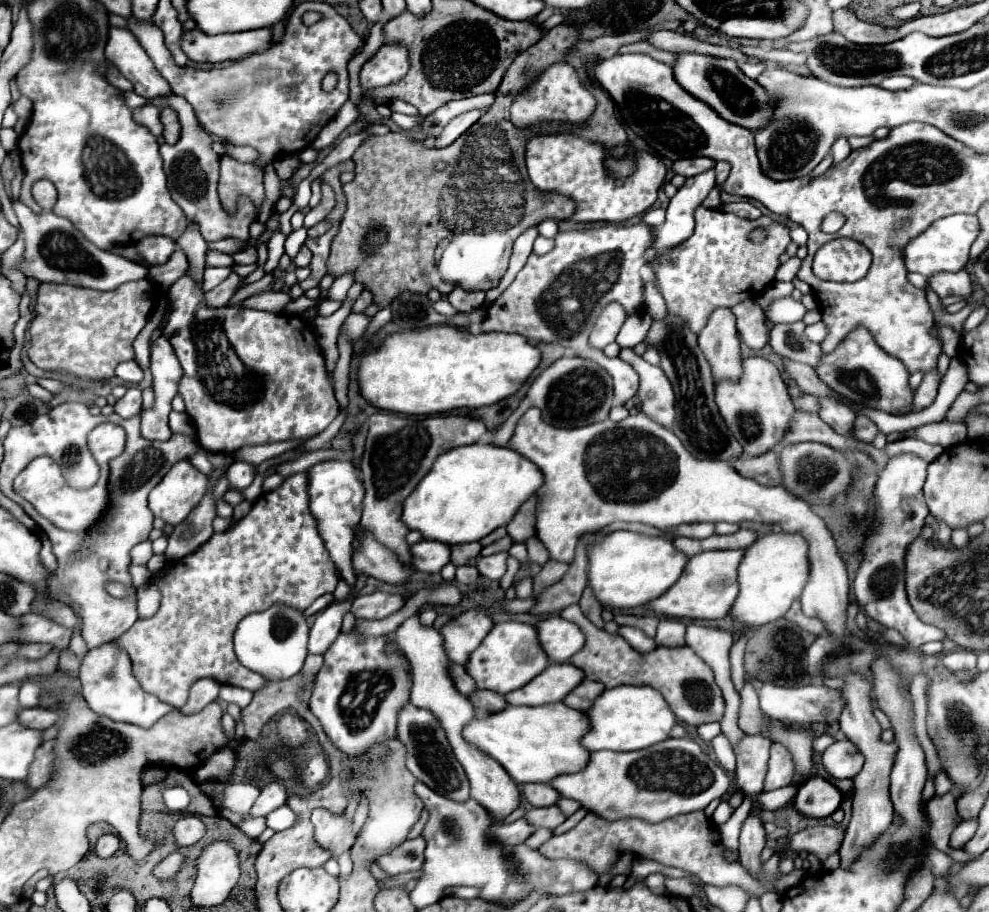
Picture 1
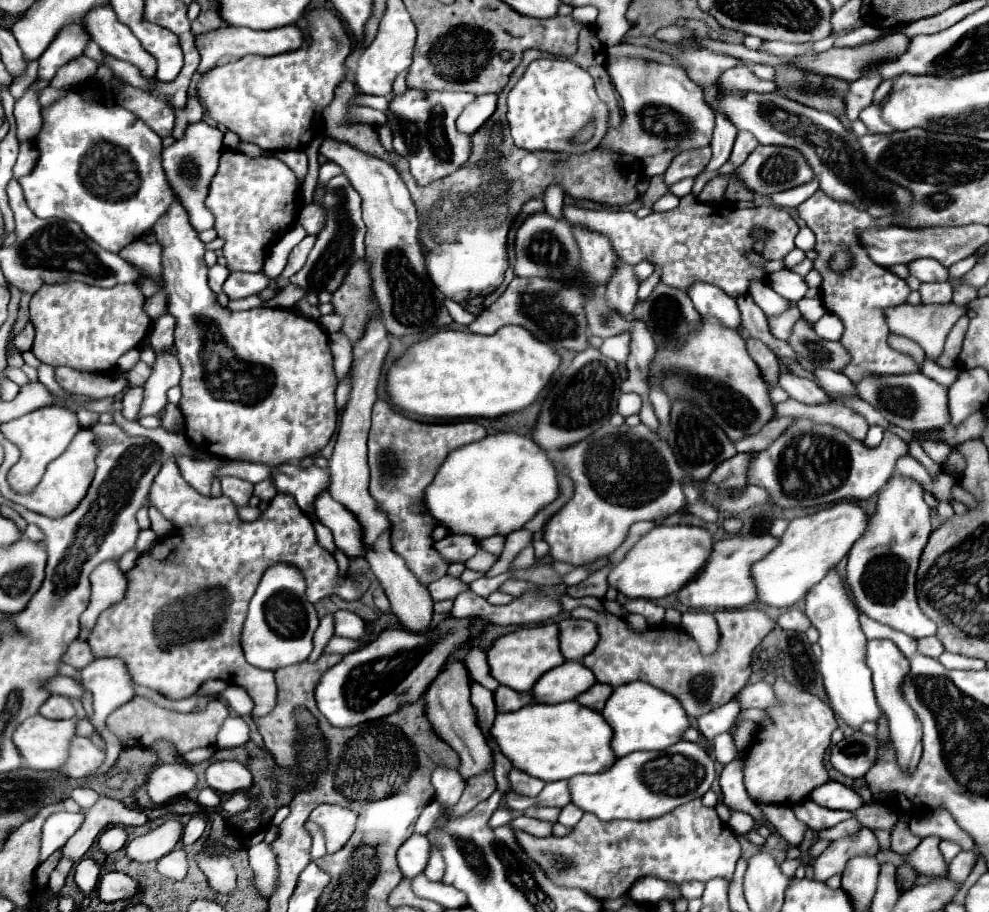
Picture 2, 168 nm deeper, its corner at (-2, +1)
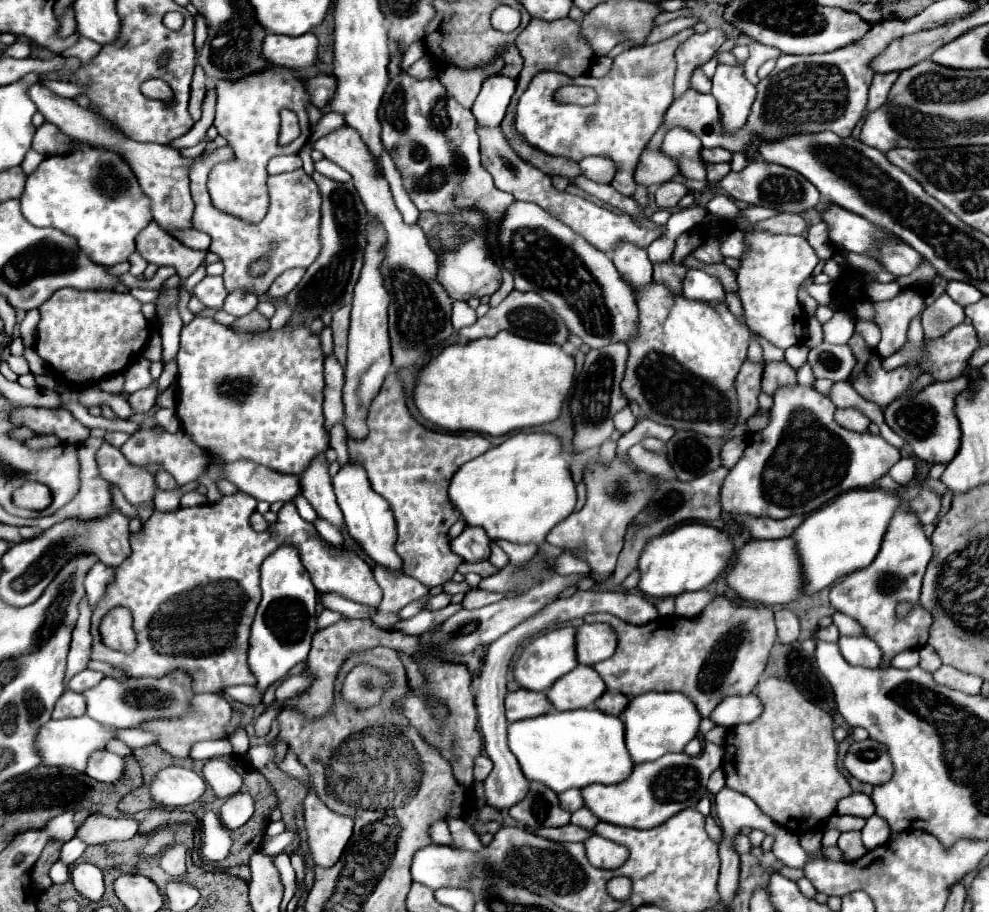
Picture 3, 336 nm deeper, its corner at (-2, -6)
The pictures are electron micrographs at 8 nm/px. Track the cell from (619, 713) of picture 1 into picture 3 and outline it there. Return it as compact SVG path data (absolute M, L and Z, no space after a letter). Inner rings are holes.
M644 692L630 698L624 714L620 714L624 722L626 748L634 764L656 760L668 752L682 752L684 746L698 734L700 714L696 706L680 692Z

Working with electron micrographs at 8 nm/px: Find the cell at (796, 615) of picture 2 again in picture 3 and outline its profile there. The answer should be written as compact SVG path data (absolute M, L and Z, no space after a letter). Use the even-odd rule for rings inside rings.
M778 610L776 616L776 628L778 628L778 640L782 644L792 644L798 640L800 634L800 622L790 610Z

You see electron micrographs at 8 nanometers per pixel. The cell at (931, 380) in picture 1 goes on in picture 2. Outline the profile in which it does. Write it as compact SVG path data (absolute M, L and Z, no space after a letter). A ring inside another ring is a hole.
M904 303L904 305L896 305L896 307L888 307L884 311L884 315L886 315L888 329L892 333L898 333L898 335L914 339L924 349L924 353L930 359L936 361L938 355L942 353L946 335L950 333L950 329L954 327L954 323L962 315L966 315L966 307L960 307L956 303L946 303L946 305L938 305L938 303L932 303L932 305L908 305L908 303Z

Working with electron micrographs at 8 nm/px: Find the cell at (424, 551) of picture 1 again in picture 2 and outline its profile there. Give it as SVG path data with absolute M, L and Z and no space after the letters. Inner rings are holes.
M450 533L442 541L436 541L434 547L450 563L464 563L478 551L478 541L476 537L460 537L458 533Z

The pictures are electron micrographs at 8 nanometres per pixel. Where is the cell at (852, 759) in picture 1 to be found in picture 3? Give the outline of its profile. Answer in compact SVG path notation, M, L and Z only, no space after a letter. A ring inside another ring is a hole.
M872 738L864 742L854 742L848 748L844 766L850 772L850 776L872 786L884 784L892 776L892 762L888 760L888 750L884 748L884 744Z

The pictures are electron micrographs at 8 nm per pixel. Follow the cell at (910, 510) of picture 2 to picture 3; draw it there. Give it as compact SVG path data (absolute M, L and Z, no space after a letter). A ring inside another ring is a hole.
M910 506L896 508L888 532L882 538L882 546L878 556L872 560L870 566L850 572L842 582L834 584L830 590L830 604L858 620L866 636L872 638L884 652L884 662L882 668L890 664L890 660L908 648L922 648L928 642L928 630L932 624L932 616L924 612L924 608L918 606L920 598L920 586L922 586L922 576L926 572L926 566L932 558L932 544L924 534L924 526L916 512ZM900 602L910 602L912 610L904 620L898 620L896 606Z

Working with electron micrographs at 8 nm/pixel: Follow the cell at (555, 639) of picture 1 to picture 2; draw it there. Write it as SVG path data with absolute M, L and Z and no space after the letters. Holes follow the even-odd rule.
M586 619L560 621L560 649L566 659L584 659L598 643L598 627Z

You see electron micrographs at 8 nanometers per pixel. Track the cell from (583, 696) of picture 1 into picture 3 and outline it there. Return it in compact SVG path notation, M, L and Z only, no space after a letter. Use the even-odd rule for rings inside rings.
M604 692L604 694L594 702L594 708L598 708L598 710L604 712L604 714L610 714L610 716L620 716L620 712L626 708L628 700L630 700L630 698L624 696L624 694Z

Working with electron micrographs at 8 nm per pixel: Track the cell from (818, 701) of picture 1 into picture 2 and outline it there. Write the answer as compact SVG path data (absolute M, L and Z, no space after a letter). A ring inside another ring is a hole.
M754 683L754 685L746 685L738 695L736 695L740 709L750 709L750 707L758 707L758 709L768 709L772 705L776 705L776 695L772 685L768 683Z

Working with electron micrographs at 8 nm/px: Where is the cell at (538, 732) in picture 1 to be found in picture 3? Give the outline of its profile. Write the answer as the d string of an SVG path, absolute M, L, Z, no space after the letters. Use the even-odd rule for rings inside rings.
M588 708L568 712L552 710L536 718L512 722L508 726L508 746L518 758L524 776L546 784L556 794L594 782L616 784L632 770L632 760L624 744L622 720Z

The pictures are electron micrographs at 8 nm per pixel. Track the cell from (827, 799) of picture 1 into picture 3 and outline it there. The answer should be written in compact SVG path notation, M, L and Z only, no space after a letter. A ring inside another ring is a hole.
M852 794L852 796L846 796L838 802L836 812L860 816L860 818L870 818L874 814L874 804L872 804L870 796L866 796L866 794Z

